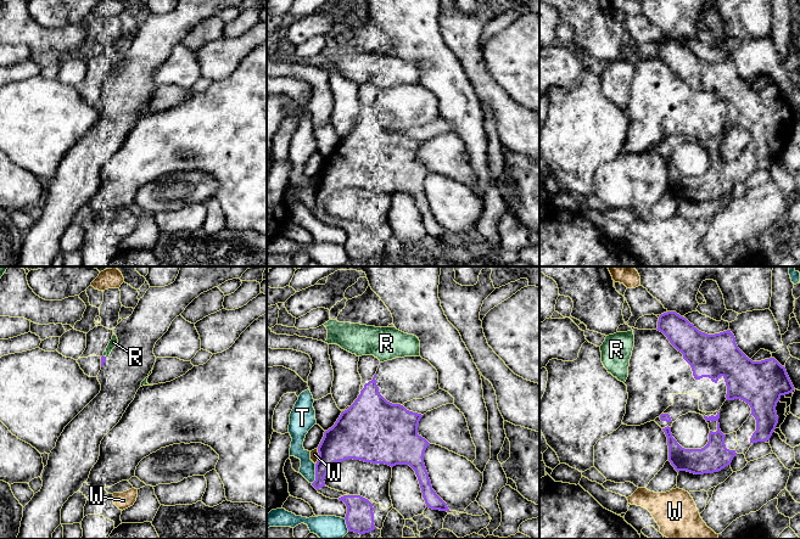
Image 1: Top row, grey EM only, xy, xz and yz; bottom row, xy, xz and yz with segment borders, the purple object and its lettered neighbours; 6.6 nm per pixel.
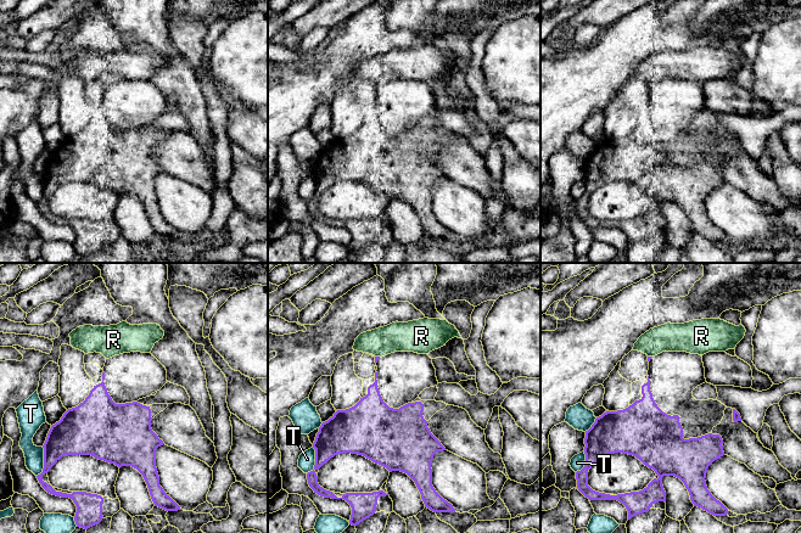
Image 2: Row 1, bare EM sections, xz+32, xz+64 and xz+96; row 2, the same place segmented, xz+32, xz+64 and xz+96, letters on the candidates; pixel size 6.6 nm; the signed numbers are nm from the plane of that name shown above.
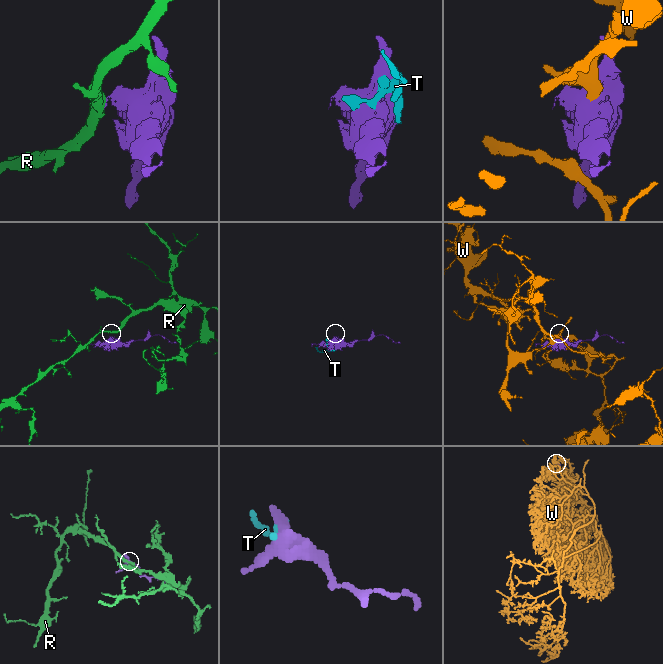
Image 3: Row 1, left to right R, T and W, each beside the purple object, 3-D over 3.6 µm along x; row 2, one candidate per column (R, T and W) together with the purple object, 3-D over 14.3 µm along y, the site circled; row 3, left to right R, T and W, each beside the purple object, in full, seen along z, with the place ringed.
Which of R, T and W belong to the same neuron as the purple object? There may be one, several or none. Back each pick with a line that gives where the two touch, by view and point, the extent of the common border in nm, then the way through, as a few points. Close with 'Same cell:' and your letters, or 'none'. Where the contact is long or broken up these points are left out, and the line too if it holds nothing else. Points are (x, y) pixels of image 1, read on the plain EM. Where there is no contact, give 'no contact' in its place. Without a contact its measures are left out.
Same cell: none

